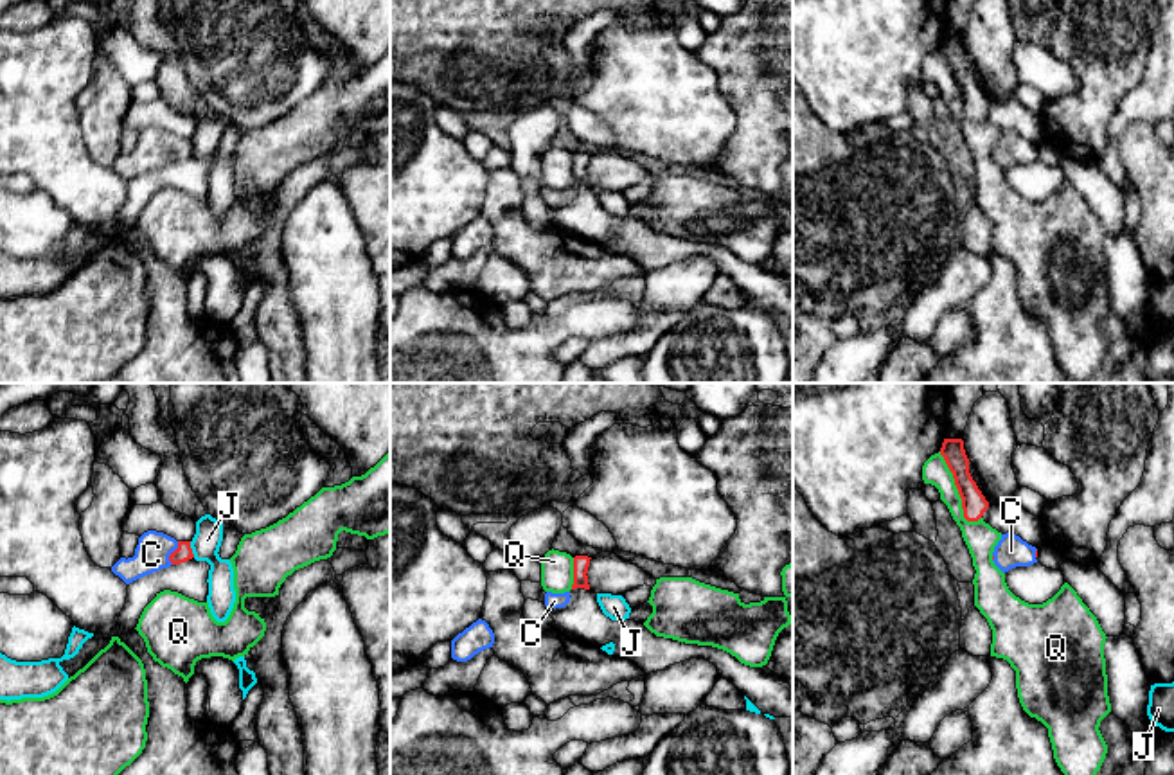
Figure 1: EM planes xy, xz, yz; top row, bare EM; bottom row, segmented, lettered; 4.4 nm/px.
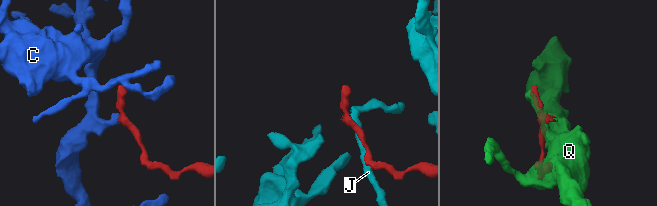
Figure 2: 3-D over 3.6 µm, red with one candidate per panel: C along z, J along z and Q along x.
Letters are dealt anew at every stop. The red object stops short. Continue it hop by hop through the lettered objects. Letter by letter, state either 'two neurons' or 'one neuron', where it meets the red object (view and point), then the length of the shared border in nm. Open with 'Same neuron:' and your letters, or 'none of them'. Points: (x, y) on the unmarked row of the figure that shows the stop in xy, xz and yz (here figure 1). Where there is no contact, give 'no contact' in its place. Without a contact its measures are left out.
Same neuron: C
C: one neuron | xy (173, 150) | 110 nm
J: two neurons | xy (191, 146) | 80 nm
Q: two neurons | yz (959, 89) | 360 nm

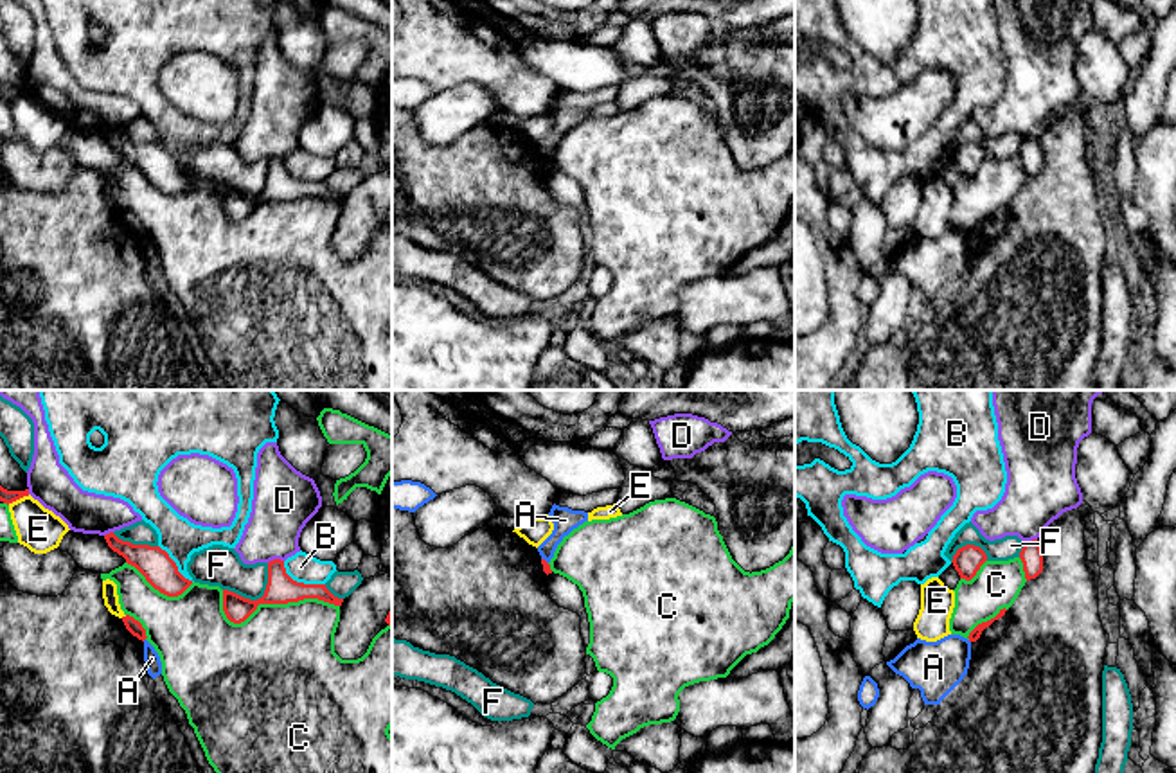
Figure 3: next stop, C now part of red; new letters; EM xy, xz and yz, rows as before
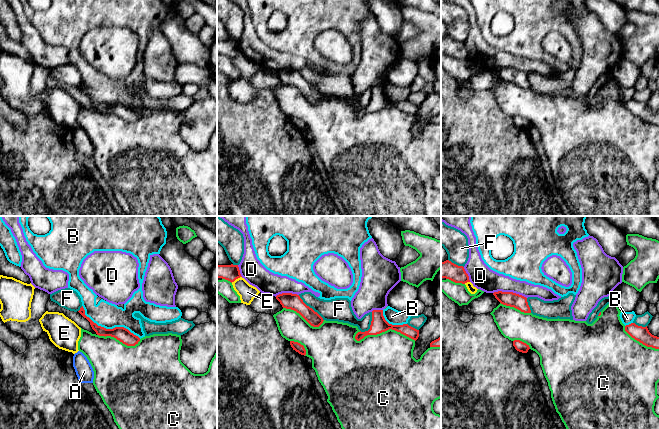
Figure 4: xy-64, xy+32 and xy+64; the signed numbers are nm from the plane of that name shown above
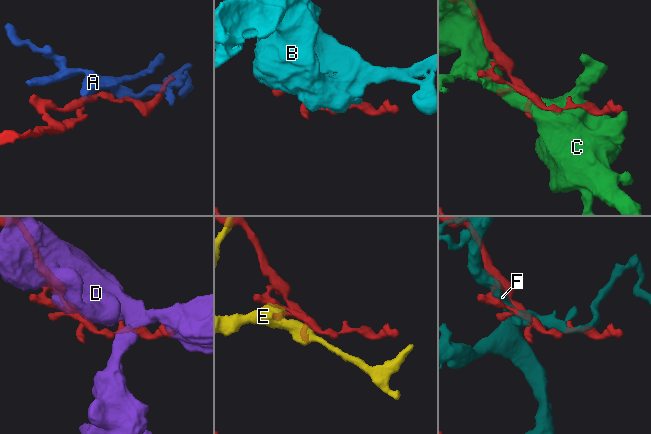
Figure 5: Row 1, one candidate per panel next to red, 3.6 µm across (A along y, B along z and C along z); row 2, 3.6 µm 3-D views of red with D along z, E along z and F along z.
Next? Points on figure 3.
Same neuron: none of them
A: two neurons | xz (545, 159) | 40 nm
B: two neurons | xy (301, 180) | 220 nm
C: two neurons | xy (270, 200) | 550 nm
D: two neurons | xy (276, 157) | 70 nm
E: two neurons | xy (18, 96) | 110 nm
F: two neurons | xy (258, 196) | 240 nm

